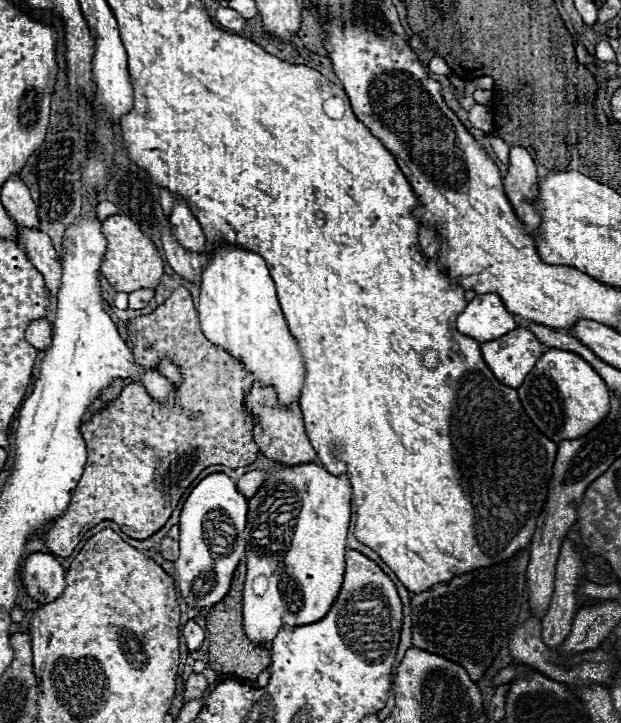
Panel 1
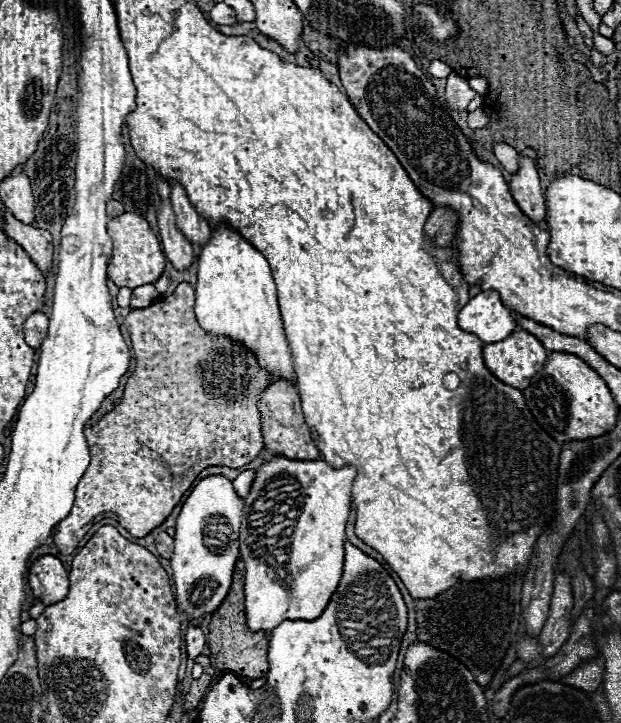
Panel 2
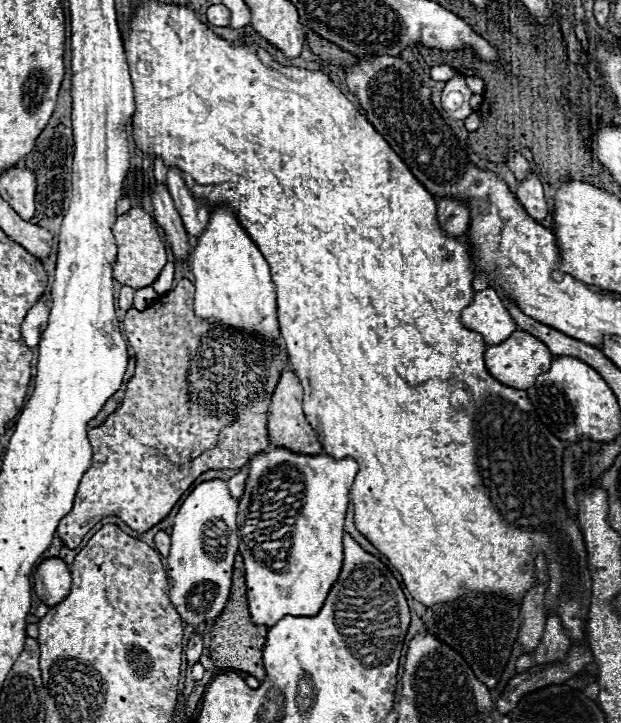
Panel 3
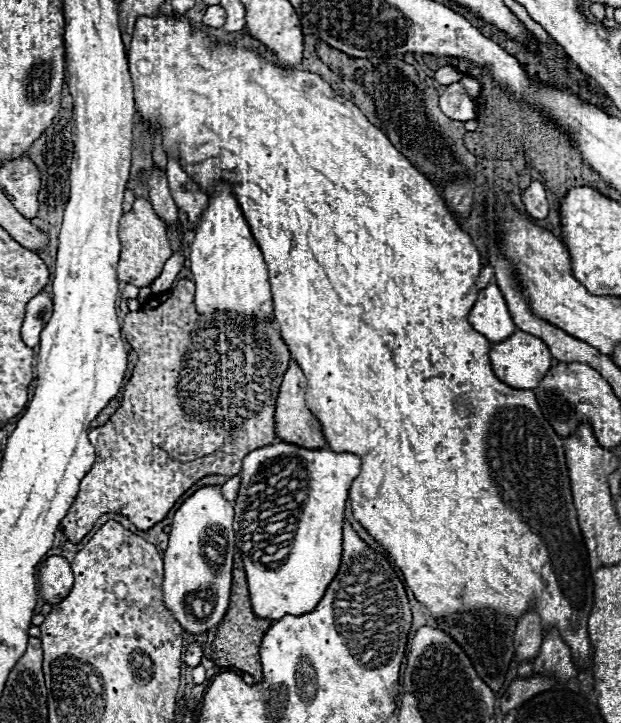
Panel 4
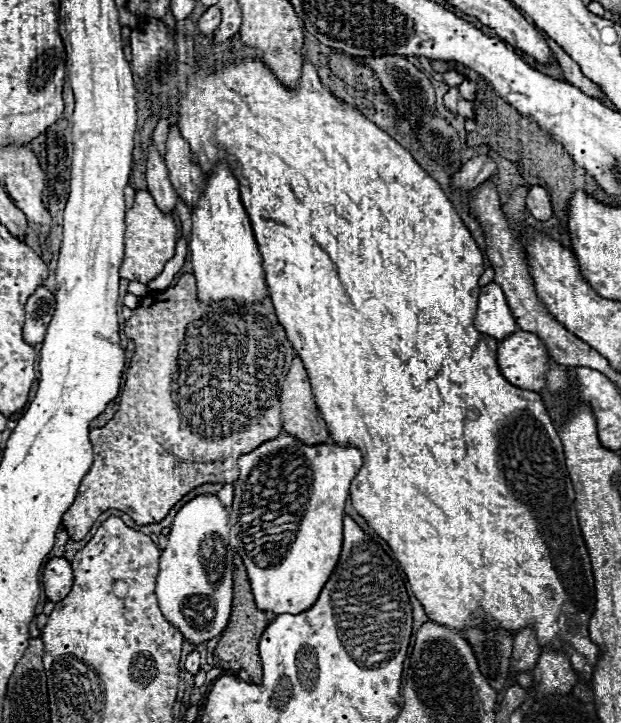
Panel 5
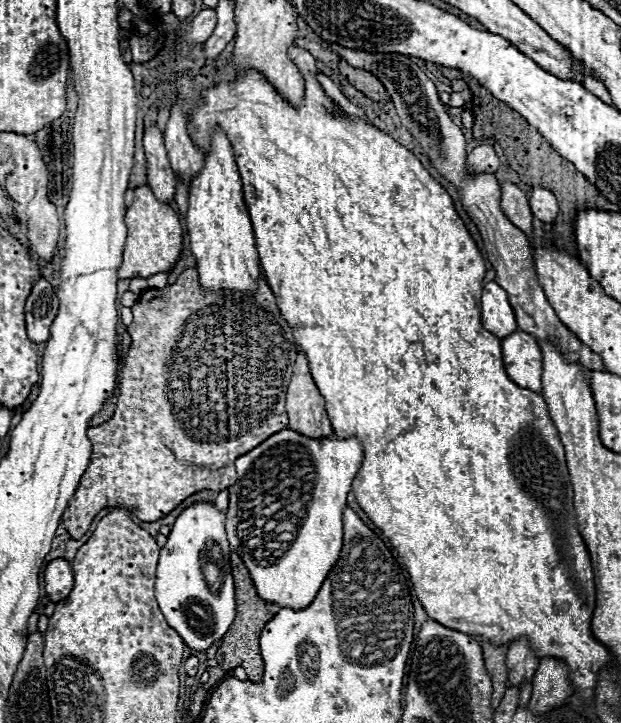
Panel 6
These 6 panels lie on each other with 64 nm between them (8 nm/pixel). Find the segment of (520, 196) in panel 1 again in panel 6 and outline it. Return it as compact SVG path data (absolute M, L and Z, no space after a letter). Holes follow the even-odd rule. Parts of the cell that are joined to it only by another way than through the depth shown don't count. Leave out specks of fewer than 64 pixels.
M534 188L530 196L530 210L542 222L554 222L558 216L558 204L550 190Z

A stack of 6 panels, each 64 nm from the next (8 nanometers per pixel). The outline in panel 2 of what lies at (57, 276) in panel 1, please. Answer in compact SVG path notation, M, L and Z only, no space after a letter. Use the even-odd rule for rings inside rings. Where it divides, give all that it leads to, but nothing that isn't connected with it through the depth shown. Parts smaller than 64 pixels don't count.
M4 210L4 232L28 252L28 256L40 268L40 272L50 272L54 260L54 246L48 230L40 230L30 224L26 226Z

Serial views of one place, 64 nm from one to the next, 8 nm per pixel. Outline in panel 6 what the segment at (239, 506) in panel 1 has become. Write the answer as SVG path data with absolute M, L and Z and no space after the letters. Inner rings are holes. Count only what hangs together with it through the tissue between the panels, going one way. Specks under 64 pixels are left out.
M196 502L188 506L174 522L166 546L160 550L158 572L156 572L156 598L160 610L168 624L182 636L186 646L206 652L212 642L220 640L236 614L234 602L234 578L230 568L230 544L226 538L226 514L216 508L212 502Z

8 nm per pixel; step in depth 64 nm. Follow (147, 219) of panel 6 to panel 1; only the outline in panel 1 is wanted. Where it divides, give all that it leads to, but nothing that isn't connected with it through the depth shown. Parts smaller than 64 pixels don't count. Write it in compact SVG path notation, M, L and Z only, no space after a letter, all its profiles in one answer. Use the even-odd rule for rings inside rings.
M110 216L102 222L102 236L106 238L106 252L100 264L102 276L116 292L136 292L142 288L156 290L162 278L162 258L152 240L128 216Z

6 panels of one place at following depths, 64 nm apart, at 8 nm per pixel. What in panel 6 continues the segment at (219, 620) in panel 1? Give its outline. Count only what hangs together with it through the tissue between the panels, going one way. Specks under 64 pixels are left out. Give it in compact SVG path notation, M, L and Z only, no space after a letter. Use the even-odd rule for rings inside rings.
M232 554L232 570L234 570L234 582L236 582L236 618L222 638L222 644L216 652L216 660L224 670L234 670L236 666L242 666L248 672L248 678L252 682L260 682L262 674L264 674L264 662L260 656L258 640L260 640L260 632L266 626L266 622L270 622L276 616L278 606L268 604L258 598L254 582L248 574L248 568L244 566L244 562L240 560L238 554Z

